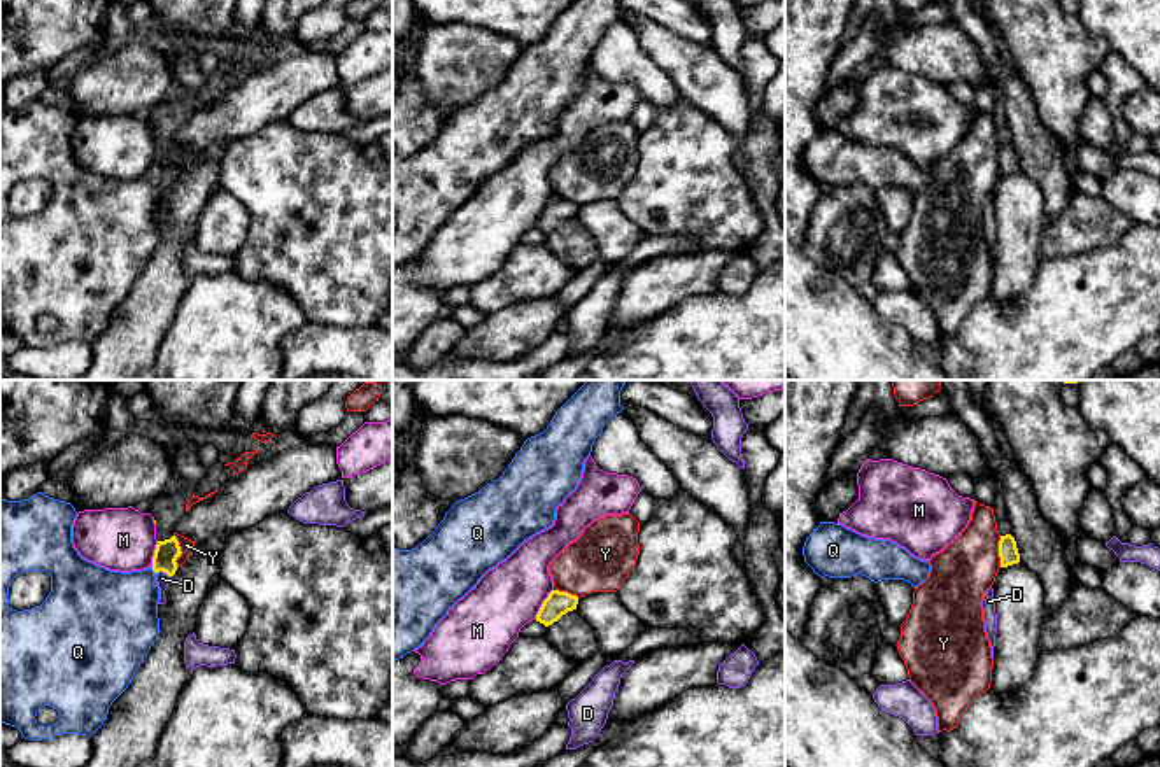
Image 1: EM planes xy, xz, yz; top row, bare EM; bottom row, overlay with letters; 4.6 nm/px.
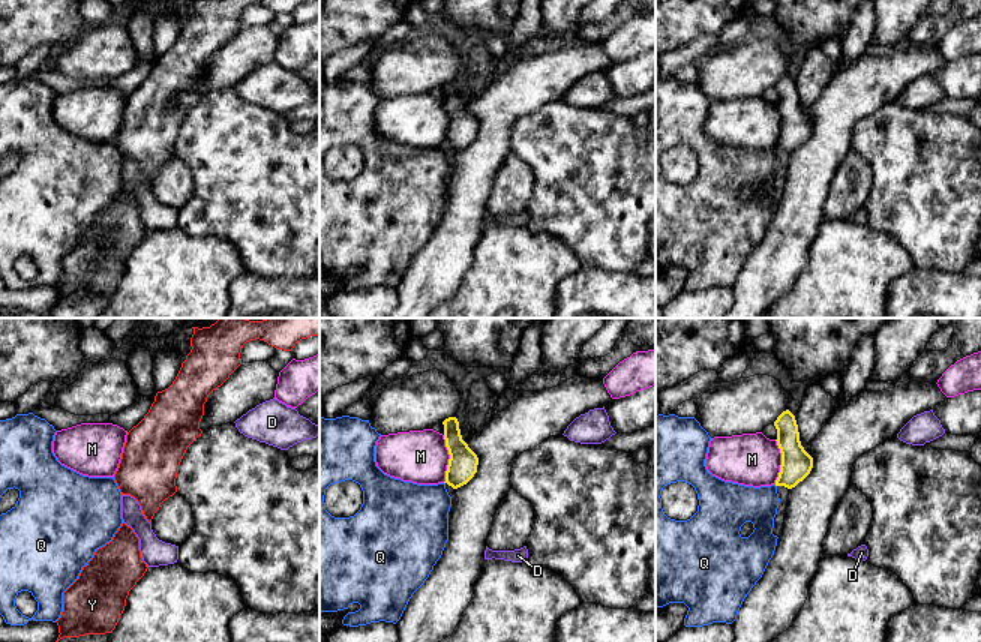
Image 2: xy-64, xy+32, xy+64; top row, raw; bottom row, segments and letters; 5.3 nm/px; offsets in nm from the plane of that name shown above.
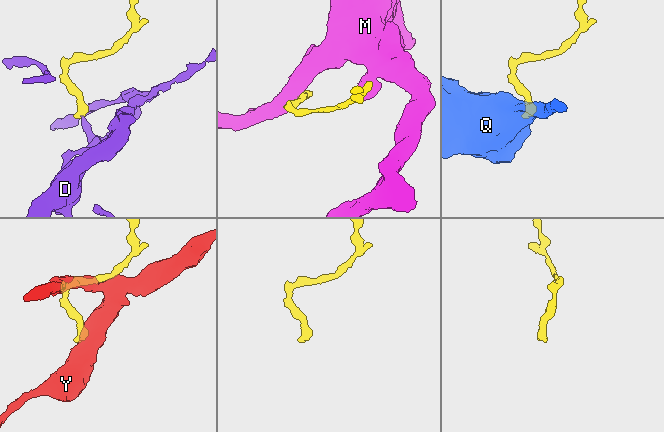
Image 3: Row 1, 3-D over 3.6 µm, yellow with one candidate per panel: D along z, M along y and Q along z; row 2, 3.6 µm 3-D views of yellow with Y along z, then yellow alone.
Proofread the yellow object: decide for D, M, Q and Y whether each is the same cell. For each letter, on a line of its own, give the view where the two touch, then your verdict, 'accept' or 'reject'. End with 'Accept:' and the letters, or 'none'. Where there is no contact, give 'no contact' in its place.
D: contact in xy; accept
M: contact in xz; reject
Q: contact in xy; reject
Y: contact in xy; reject
Accept: D

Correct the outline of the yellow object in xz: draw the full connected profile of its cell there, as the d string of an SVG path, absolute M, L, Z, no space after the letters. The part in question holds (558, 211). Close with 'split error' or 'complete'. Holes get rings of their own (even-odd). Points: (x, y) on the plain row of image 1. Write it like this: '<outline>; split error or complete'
M552 198L548 205L543 208L536 229L543 231L545 235L557 229L568 219L576 217L578 205L568 200Z; complete

